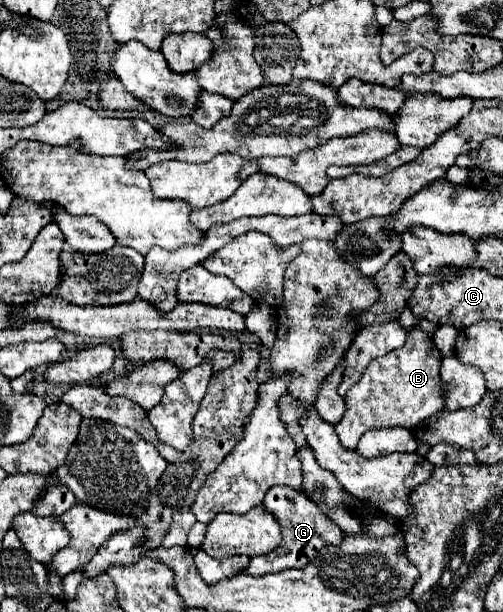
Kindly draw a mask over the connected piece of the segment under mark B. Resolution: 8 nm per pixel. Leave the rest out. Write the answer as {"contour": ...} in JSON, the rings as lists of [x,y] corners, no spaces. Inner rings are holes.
{"contour":[[[419,327],[409,331],[403,347],[371,361],[361,379],[347,391],[347,411],[341,423],[335,425],[335,431],[343,441],[343,447],[355,449],[361,435],[369,429],[413,429],[425,417],[443,411],[443,385],[439,385],[439,367],[441,355],[433,343],[433,337],[429,337]]]}

